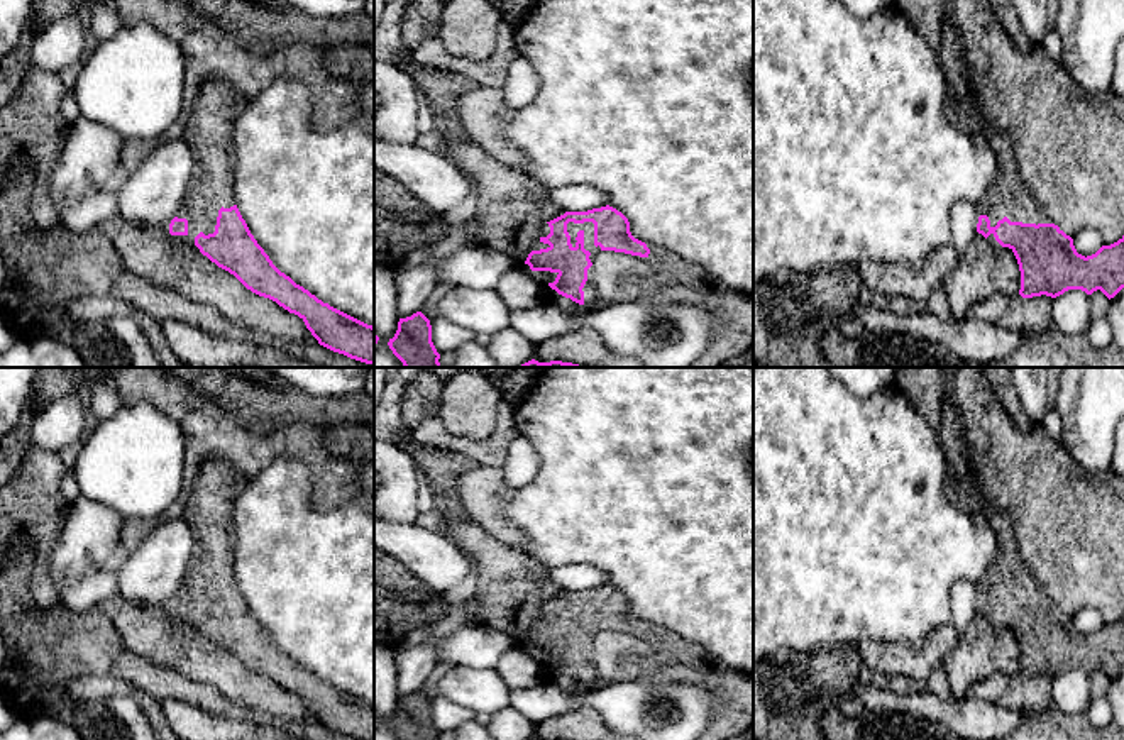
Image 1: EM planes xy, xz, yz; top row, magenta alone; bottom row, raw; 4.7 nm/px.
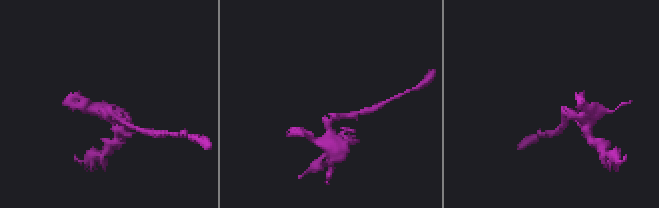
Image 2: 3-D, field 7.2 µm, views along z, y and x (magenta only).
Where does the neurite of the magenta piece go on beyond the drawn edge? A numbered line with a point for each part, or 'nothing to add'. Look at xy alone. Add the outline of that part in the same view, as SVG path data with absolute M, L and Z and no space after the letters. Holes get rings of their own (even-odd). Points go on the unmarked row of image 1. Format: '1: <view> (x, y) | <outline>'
1: xy (209, 510) | M208 459L195 479L195 484L190 491L188 501L181 508L181 516L188 525L193 538L190 562L186 566L185 576L178 589L168 596L161 608L169 613L169 603L174 596L188 599L186 615L171 615L178 621L190 623L200 632L195 625L195 616L203 611L205 615L215 611L218 589L230 588L235 584L234 577L234 527L232 515L234 505L240 493L245 488L245 478L237 472L230 464L225 464L218 459Z

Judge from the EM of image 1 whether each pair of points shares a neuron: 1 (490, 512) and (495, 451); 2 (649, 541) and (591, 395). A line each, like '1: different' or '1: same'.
1: different
2: same

